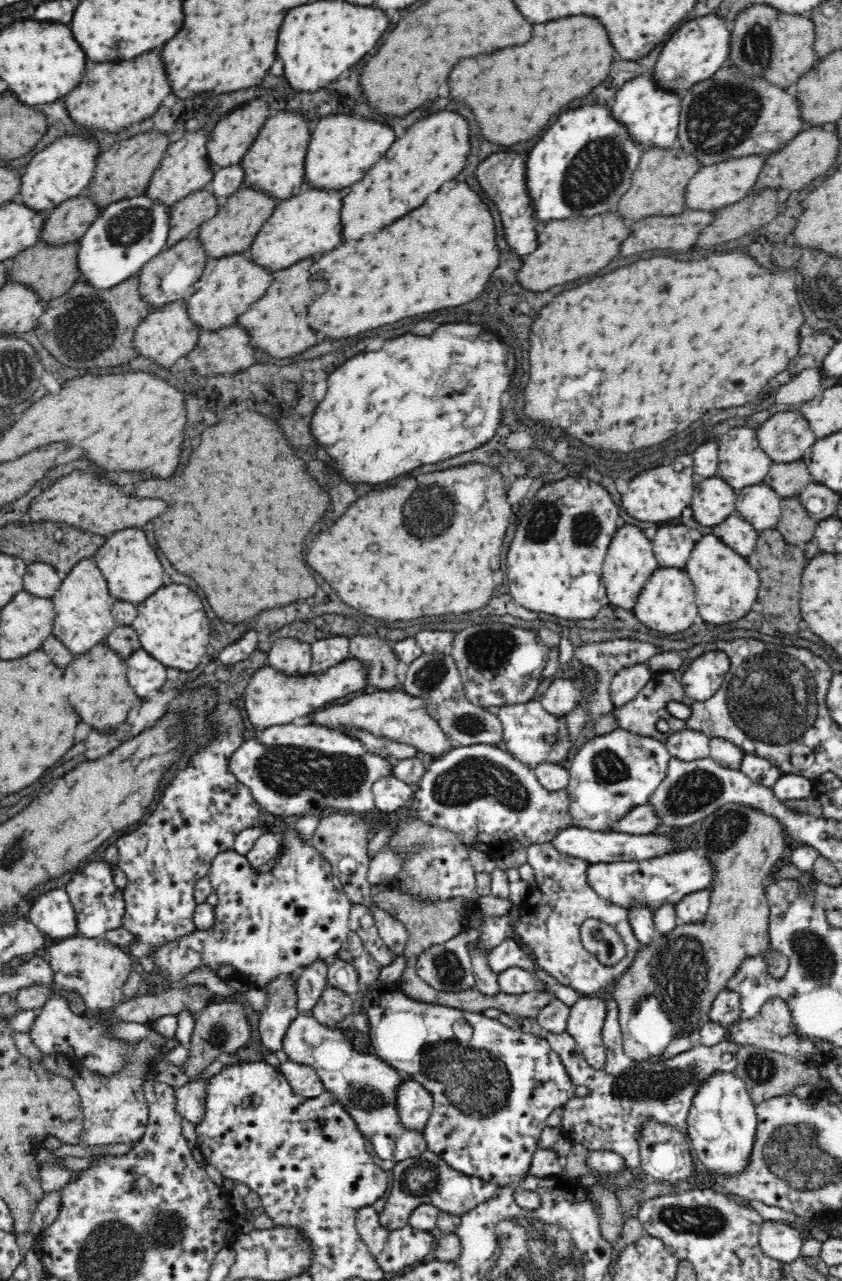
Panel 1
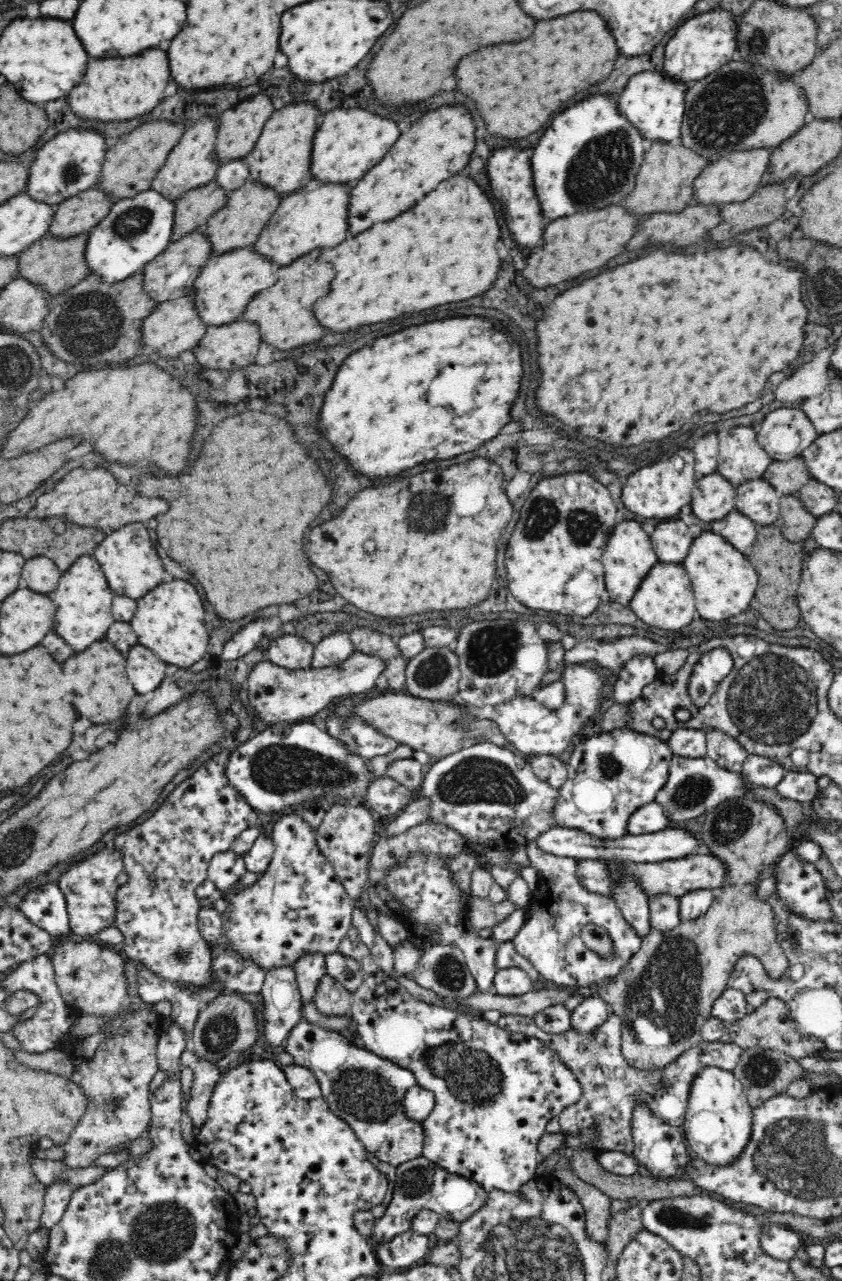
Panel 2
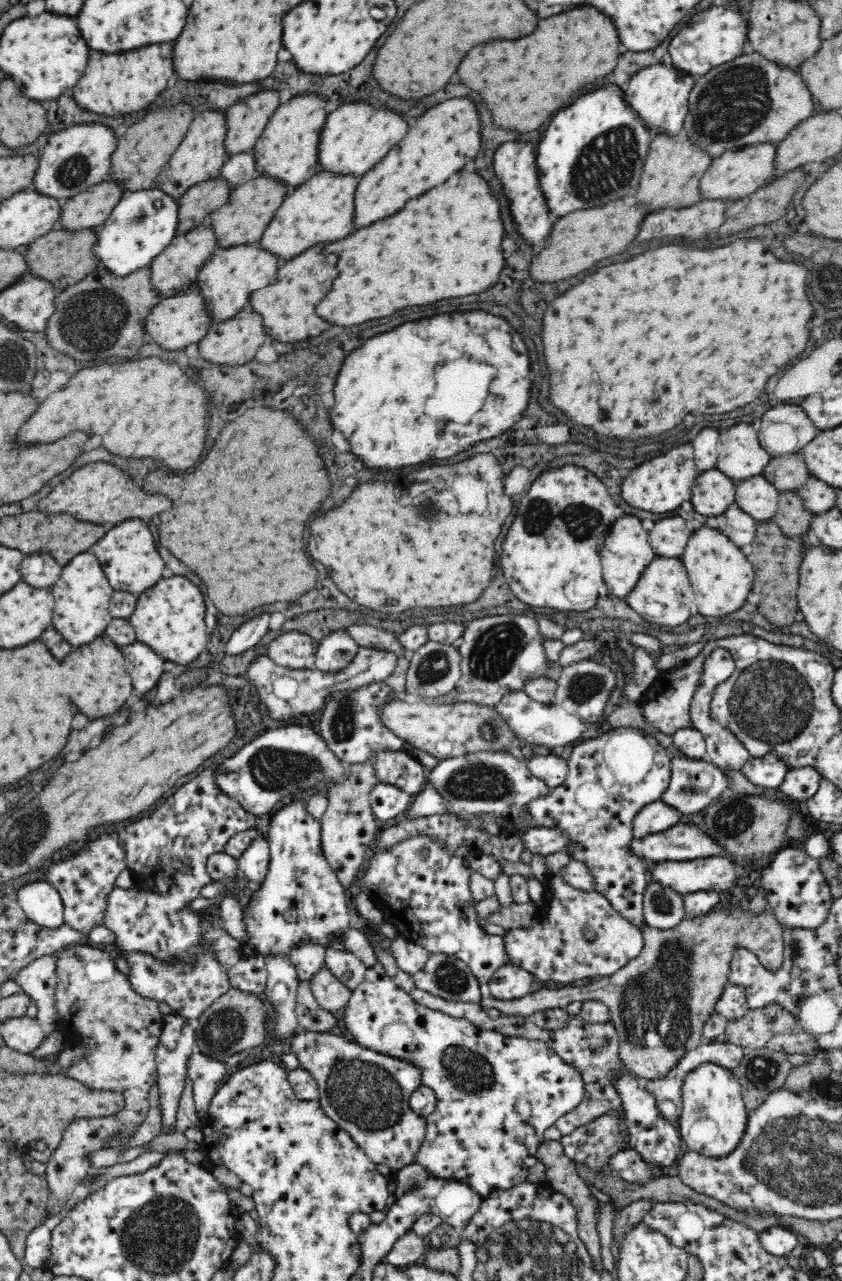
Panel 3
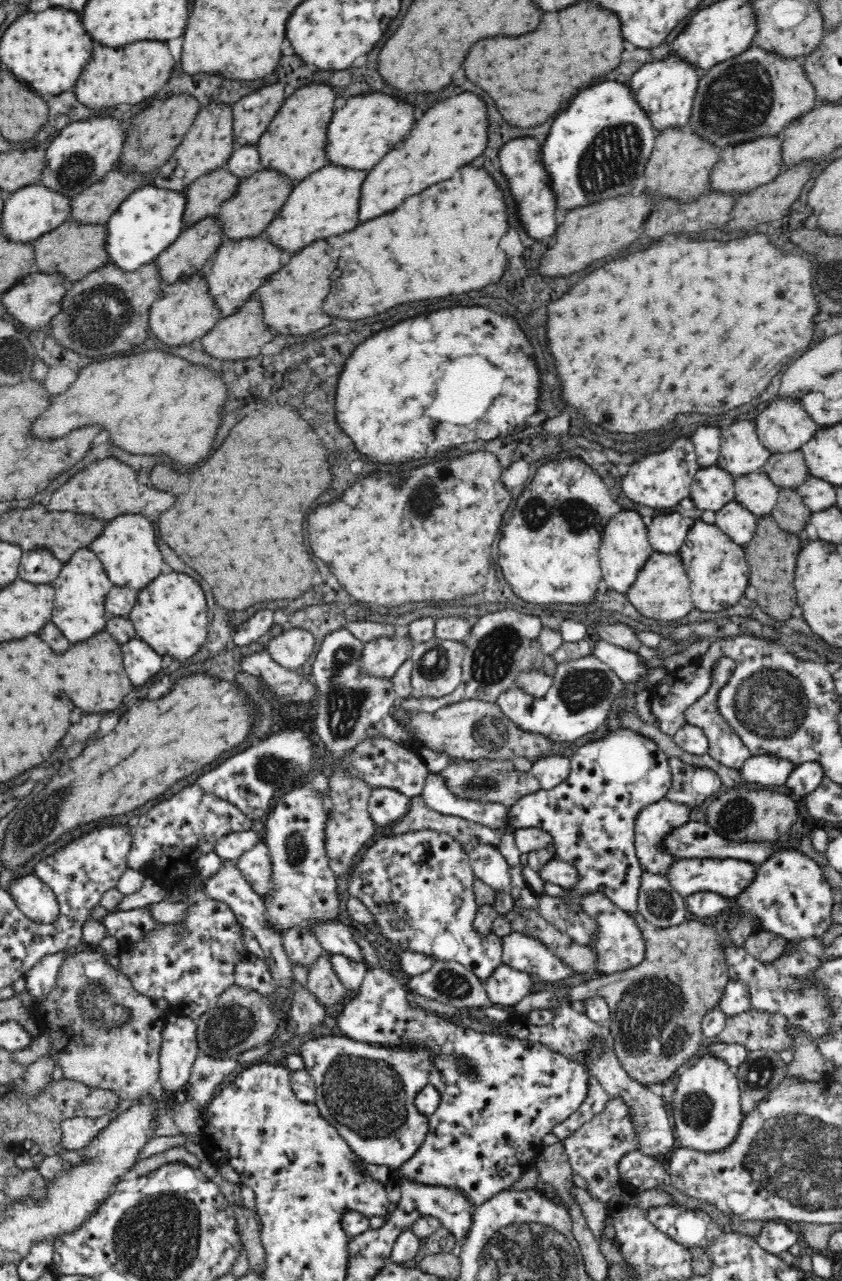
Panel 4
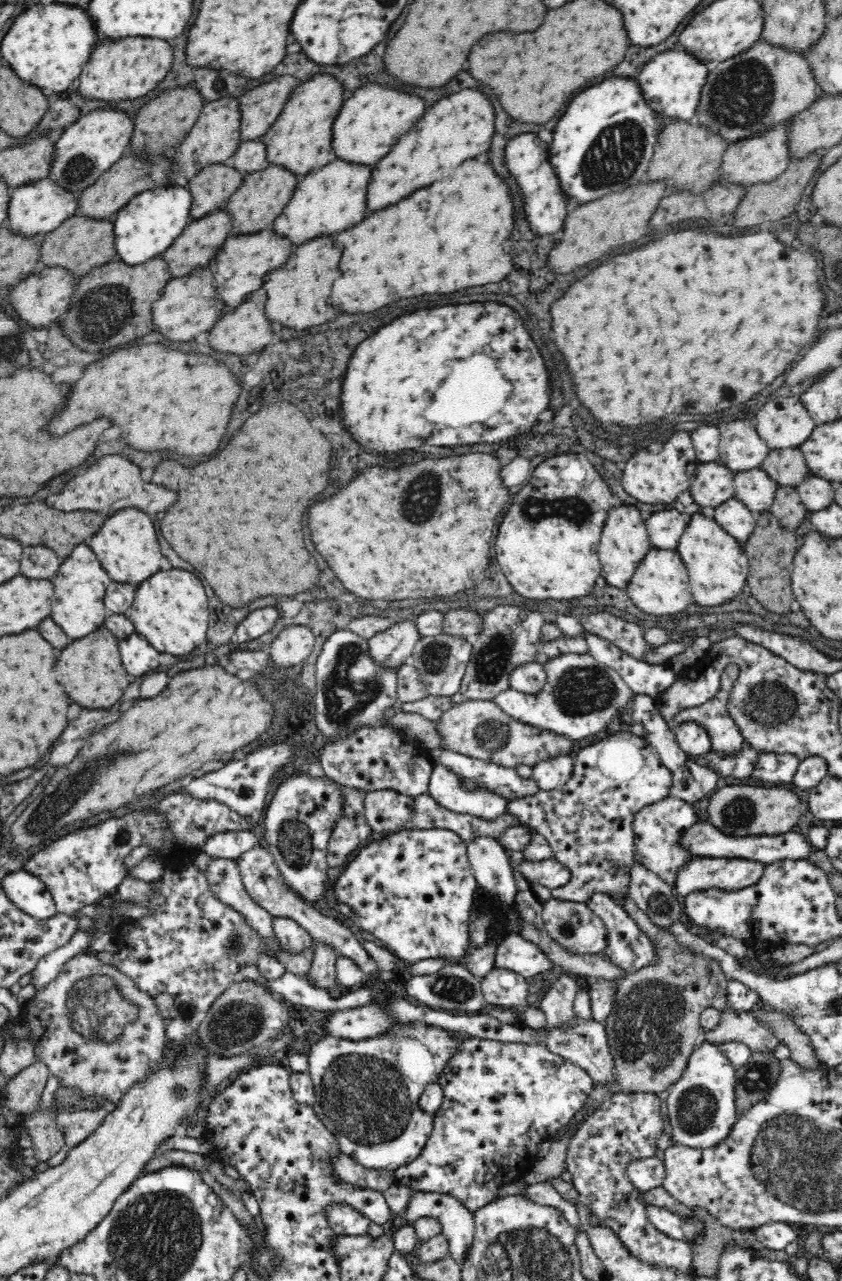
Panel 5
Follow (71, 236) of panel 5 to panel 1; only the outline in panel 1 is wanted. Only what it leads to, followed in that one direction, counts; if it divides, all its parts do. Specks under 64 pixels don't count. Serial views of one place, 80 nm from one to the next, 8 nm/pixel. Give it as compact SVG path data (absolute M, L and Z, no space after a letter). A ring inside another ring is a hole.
M78 240L60 244L60 246L37 241L34 246L26 248L26 250L23 250L9 260L9 276L11 280L21 282L34 290L38 297L40 297L40 301L44 303L46 309L49 302L66 294L72 288L72 285L80 280L81 274L77 265L78 251Z

